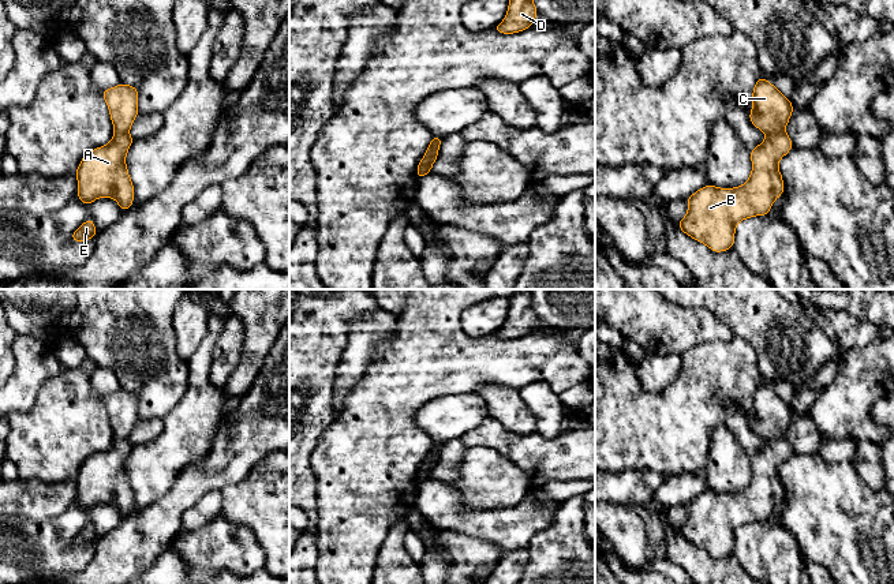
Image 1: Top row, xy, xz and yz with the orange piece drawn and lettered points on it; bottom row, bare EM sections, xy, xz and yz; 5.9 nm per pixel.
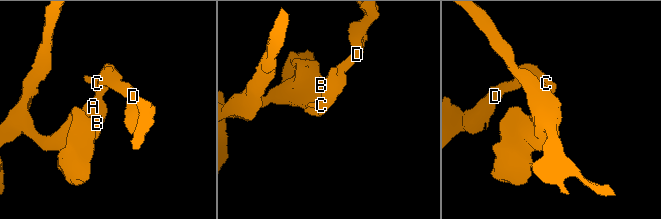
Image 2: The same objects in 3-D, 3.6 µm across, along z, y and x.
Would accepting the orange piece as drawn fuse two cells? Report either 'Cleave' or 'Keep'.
Cleave

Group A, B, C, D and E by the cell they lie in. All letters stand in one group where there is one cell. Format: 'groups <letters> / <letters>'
groups A B E / C D

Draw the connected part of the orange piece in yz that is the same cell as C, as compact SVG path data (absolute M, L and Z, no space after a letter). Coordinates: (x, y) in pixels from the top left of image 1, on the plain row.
M760 382L753 392L752 409L749 426L767 441L785 437L794 415L774 390Z

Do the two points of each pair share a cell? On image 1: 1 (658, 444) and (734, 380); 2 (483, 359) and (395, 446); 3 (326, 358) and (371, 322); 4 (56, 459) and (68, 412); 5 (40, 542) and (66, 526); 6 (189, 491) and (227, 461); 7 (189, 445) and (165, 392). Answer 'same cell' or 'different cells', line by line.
1: same cell
2: same cell
3: different cells
4: same cell
5: same cell
6: same cell
7: different cells

